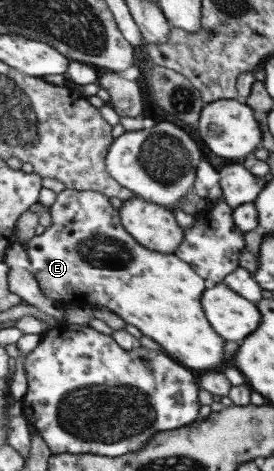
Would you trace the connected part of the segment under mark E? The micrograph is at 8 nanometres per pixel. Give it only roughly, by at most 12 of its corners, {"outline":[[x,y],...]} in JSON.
{"outline":[[64,188],[23,243],[62,307],[109,309],[183,367],[223,365],[205,283]]}

